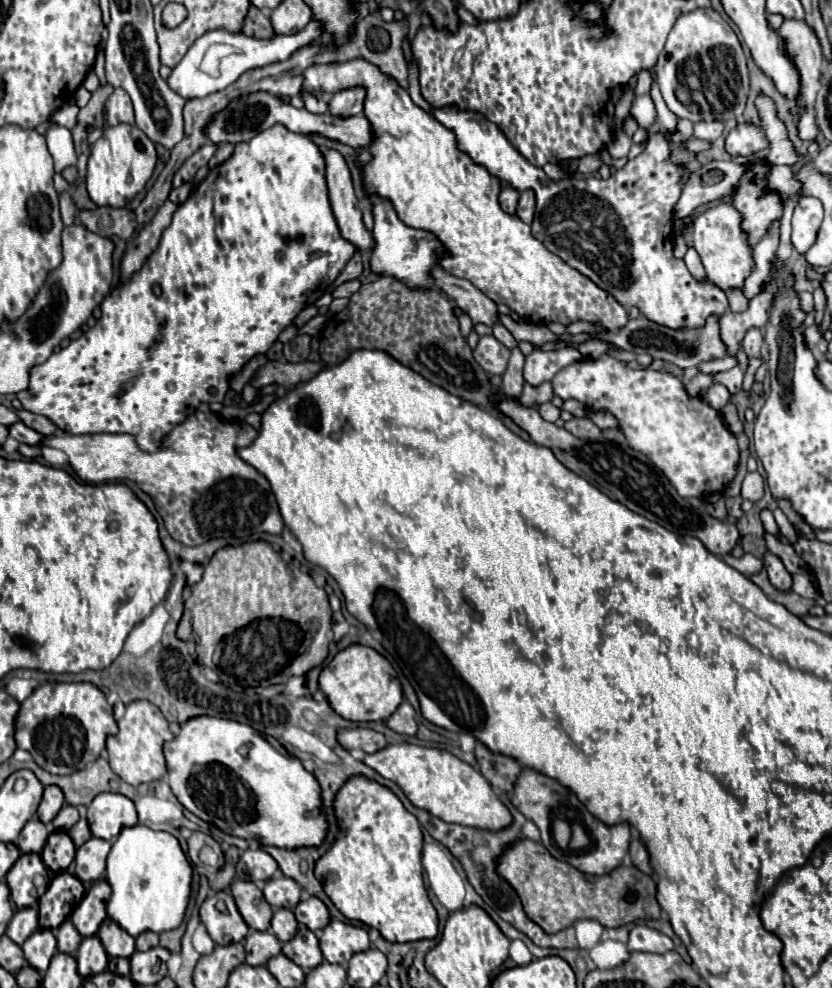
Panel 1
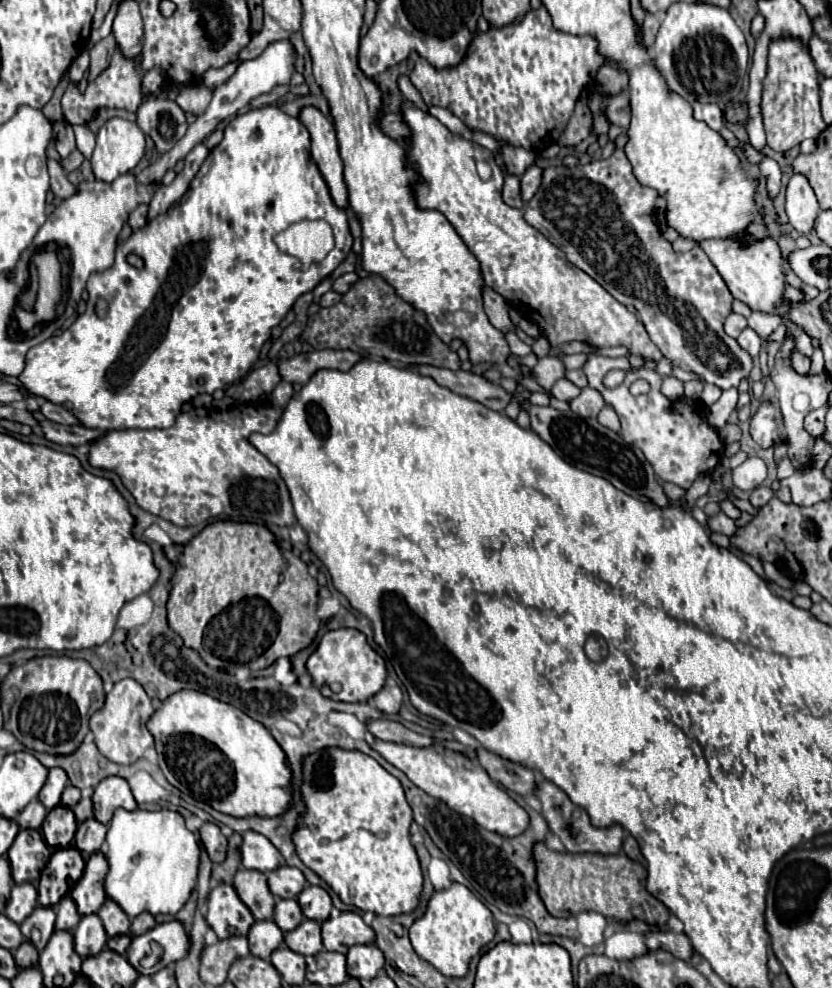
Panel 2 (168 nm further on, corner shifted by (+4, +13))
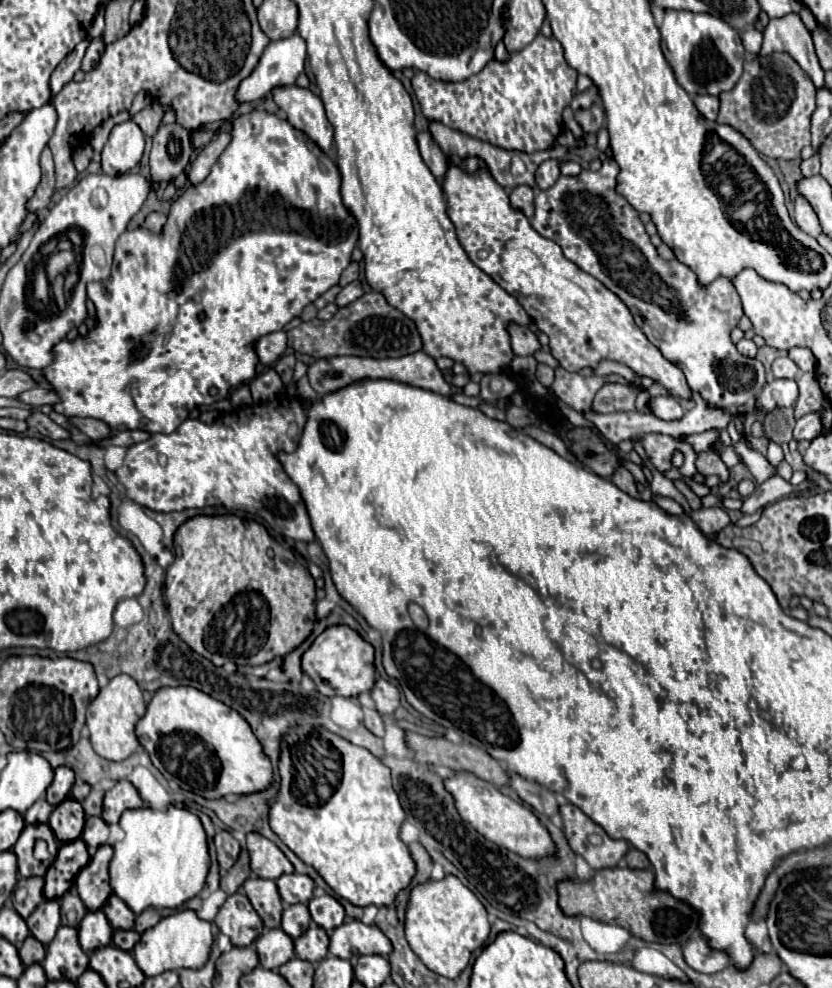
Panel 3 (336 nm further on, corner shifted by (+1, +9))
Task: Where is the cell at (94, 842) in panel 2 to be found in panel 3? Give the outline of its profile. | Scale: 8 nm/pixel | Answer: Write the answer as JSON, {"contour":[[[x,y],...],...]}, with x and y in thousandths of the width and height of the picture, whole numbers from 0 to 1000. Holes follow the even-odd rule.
{"contour":[[[105,827],[102,829],[102,839],[100,839],[97,849],[107,857],[121,857],[121,855],[126,855],[129,847],[131,847],[131,835],[121,827]]]}

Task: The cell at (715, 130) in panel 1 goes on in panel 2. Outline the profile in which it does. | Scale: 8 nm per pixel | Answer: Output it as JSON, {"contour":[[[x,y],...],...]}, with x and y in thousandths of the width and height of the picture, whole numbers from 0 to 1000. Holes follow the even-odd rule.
{"contour":[[[834,104],[834,118],[841,120],[841,122],[849,122],[856,131],[865,133],[870,129],[870,122],[868,122],[868,110],[858,104]]]}

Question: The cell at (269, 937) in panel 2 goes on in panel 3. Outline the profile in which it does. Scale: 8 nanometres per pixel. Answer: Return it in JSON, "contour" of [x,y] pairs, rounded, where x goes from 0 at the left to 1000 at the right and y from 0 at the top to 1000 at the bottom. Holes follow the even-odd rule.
{"contour":[[[319,940],[306,952],[306,961],[311,975],[319,981],[335,981],[355,967],[352,950],[338,940]]]}

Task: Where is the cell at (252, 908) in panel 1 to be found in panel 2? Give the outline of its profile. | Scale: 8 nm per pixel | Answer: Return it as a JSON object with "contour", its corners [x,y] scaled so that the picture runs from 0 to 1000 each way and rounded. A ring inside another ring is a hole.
{"contour":[[[288,880],[281,888],[281,898],[288,910],[296,914],[296,918],[303,922],[308,932],[327,930],[329,906],[322,898],[320,886],[313,886],[310,882],[300,882],[300,880]]]}

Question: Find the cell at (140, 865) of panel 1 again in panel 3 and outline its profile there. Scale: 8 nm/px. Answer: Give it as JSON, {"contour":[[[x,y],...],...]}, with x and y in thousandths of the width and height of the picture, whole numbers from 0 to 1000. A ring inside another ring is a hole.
{"contour":[[[169,817],[169,819],[153,819],[145,825],[143,837],[150,841],[150,847],[136,855],[136,869],[131,873],[131,896],[136,904],[150,912],[150,916],[167,926],[177,918],[194,920],[215,920],[222,912],[232,910],[242,904],[246,896],[246,888],[251,882],[251,859],[244,835],[237,825],[225,819],[201,817],[198,821]]]}

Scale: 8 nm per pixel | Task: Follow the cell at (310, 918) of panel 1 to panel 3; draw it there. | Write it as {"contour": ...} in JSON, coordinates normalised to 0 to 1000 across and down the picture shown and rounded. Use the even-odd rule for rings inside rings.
{"contour":[[[398,906],[376,908],[376,910],[369,914],[369,918],[371,918],[374,930],[376,930],[383,938],[388,938],[388,940],[393,940],[393,942],[407,938],[407,936],[412,934],[412,930],[415,930],[415,920],[412,920],[412,916],[410,916],[403,908],[398,908]]]}

